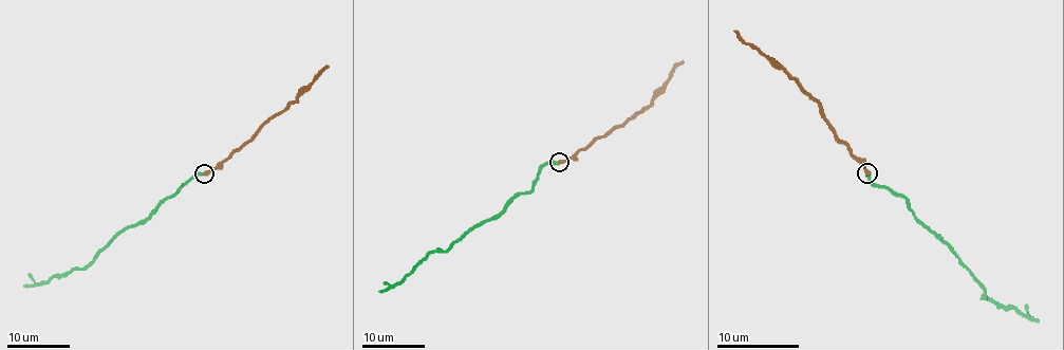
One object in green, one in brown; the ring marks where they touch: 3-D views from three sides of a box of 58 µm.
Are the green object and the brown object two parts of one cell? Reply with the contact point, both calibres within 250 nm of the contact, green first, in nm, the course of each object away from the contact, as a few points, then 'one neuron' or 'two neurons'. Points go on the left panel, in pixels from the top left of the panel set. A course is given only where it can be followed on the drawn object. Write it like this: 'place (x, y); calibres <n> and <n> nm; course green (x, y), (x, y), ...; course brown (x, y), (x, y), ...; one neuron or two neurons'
place (204, 173); calibres 320 and 440 nm; course green (203, 174), (193, 176), (147, 218), (122, 231), (82, 269), (71, 269), (53, 275), (44, 282), (24, 286); course brown (205, 174), (217, 168), (265, 123), (280, 114), (329, 66); two neurons

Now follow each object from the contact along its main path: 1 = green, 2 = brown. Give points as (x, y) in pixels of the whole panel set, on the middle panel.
1: (558, 161), (541, 169), (529, 191), (519, 192), (445, 251), (431, 251), (399, 282), (379, 292)
2: (560, 161), (572, 158), (635, 117), (651, 103), (657, 91), (684, 60)

